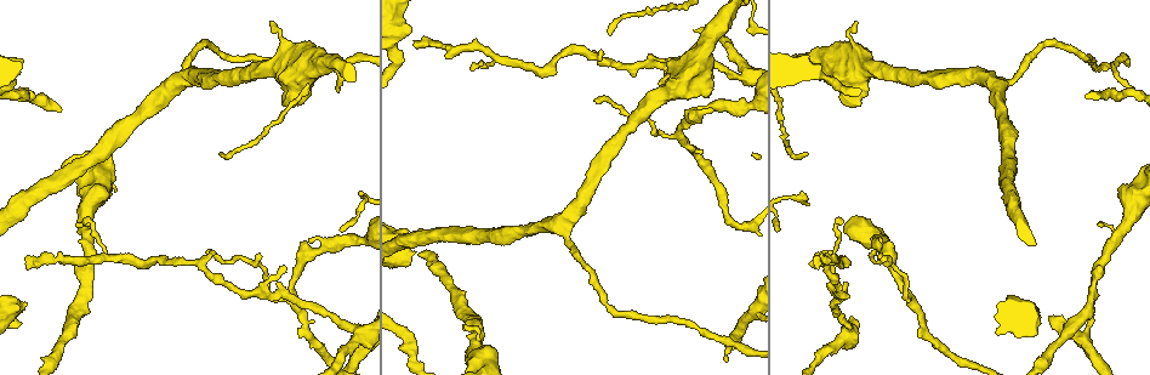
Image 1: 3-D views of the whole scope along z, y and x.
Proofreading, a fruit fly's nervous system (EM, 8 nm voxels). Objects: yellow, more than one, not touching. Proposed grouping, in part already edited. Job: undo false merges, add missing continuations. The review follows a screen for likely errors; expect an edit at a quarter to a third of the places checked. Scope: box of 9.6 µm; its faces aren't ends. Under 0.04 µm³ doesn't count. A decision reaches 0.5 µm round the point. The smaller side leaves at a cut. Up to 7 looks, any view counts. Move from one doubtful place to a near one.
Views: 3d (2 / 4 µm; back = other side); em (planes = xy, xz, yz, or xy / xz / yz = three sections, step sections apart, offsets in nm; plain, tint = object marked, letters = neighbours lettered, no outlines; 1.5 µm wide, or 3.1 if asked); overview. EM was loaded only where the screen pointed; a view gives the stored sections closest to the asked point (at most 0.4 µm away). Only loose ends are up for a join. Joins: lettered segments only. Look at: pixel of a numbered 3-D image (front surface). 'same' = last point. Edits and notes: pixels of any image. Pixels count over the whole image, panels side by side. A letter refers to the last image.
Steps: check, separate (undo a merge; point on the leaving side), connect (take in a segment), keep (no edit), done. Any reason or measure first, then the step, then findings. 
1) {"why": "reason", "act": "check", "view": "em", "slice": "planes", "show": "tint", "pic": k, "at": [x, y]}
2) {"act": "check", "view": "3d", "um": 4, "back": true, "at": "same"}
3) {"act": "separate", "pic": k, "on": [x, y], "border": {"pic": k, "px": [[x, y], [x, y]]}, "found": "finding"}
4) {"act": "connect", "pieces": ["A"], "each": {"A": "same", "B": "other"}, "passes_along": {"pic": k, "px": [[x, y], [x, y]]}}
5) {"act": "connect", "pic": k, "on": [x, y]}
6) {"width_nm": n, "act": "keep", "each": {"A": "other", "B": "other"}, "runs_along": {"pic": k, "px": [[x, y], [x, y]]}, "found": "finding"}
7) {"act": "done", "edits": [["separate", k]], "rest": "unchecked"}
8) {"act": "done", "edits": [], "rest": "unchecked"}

{"why": "calibre changes", "act": "check", "view": "3d", "um": 2, "pic": 1, "at": [362, 335]}

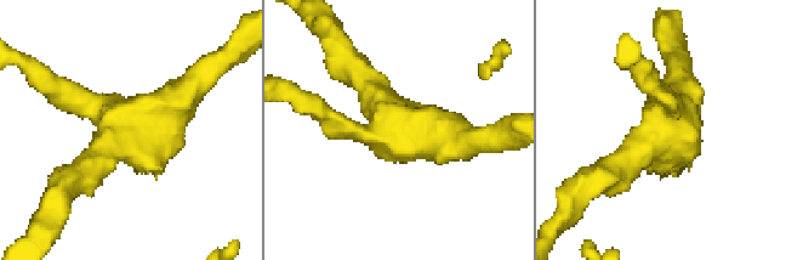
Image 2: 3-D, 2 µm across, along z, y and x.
{"why": "now the EM", "act": "check", "view": "em", "slice": "xy", "step": 8, "show": "tint", "pic": 2, "at": [128, 128]}

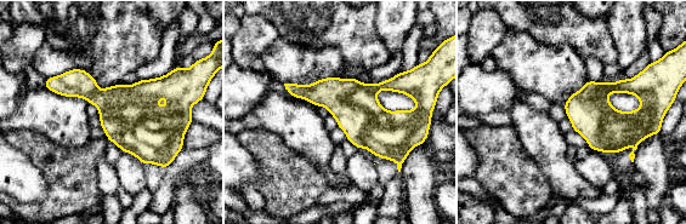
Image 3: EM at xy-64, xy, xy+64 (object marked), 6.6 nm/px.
{"why": "cut it another way", "act": "check", "view": "em", "slice": "planes", "show": "letters", "at": "same"}

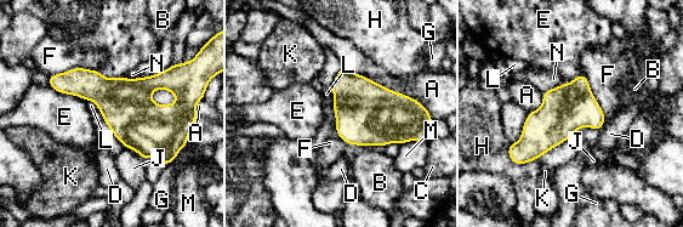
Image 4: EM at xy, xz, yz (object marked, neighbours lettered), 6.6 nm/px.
{"width_nm": 320, "act": "keep", "each": {"A": "other", "B": "other", "C": "other", "D": "other", "E": "other", "F": "other", "G": "other", "H": "other", "J": "other", "K": "other", "L": "other", "M": "other", "N": "other"}, "found": "one neuron here"}

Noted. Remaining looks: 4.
{"why": "an open end", "act": "check", "view": "3d", "um": 4, "pic": 1, "at": [286, 267]}

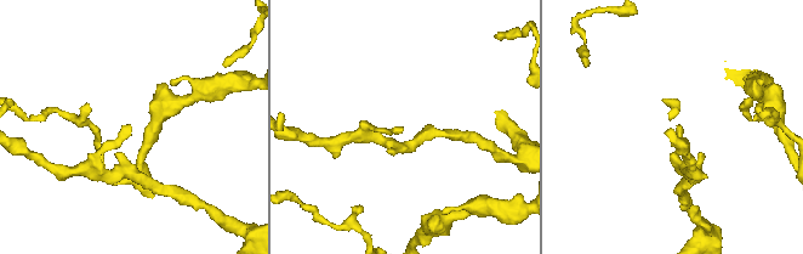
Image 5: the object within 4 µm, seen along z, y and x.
{"act": "check", "view": "em", "slice": "yz", "step": 4, "show": "letters", "pic": 5, "at": [678, 126]}

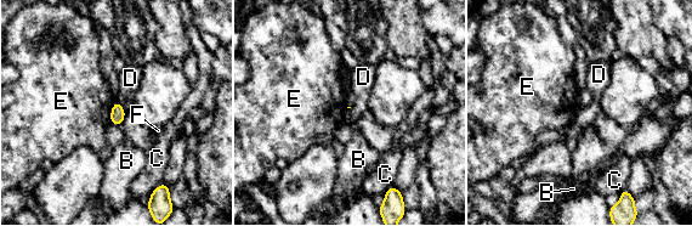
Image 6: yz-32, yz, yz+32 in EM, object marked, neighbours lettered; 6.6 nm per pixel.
{"why": "cut it another way", "act": "check", "view": "em", "slice": "xy", "step": 4, "show": "letters", "at": "same"}

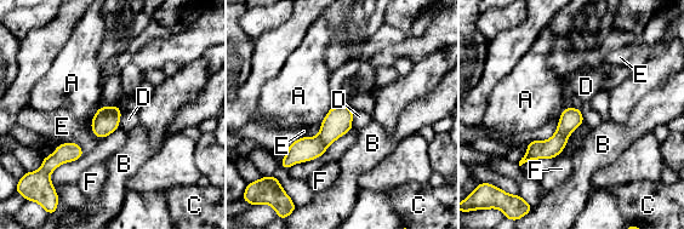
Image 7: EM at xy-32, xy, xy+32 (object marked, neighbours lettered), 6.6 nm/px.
{"act": "keep", "each": {"A": "other", "B": "other", "C": "other", "D": "other", "E": "other", "F": "other"}, "border": {"pic": 7, "px": [[84, 153], [62, 142], [49, 155]]}, "found": "no lettered segment goes on from it"}

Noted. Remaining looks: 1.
{"act": "done", "edits": [], "rest": "unchecked"}

